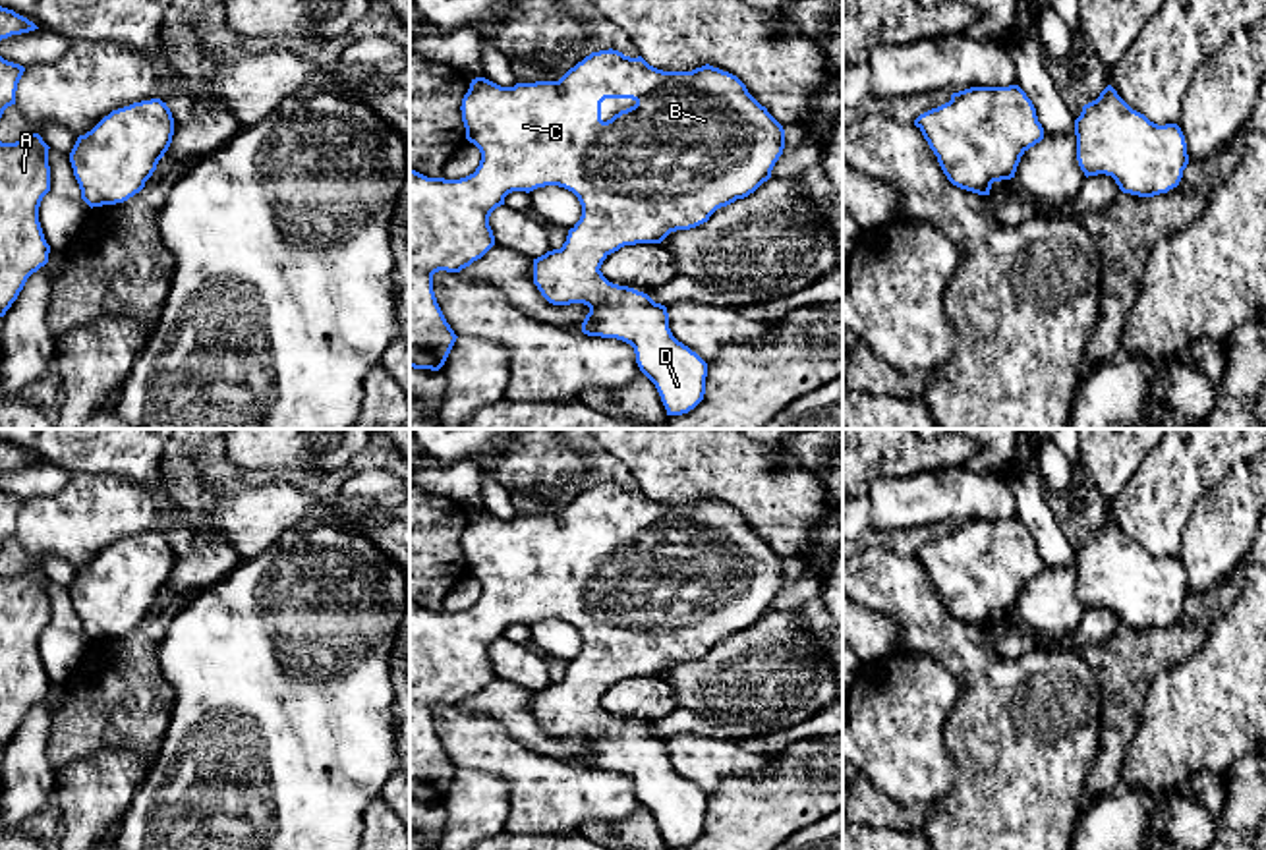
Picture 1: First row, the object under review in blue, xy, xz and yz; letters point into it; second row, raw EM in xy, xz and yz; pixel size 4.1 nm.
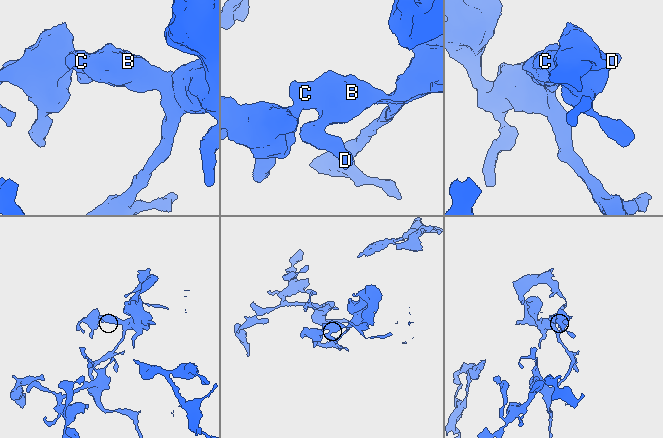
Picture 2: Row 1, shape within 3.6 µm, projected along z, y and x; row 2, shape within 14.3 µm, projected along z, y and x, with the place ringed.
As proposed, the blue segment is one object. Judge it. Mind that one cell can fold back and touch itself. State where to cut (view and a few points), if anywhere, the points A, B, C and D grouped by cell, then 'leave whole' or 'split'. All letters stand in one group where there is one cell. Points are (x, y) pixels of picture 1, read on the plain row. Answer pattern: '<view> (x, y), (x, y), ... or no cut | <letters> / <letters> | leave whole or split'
no cut | A B C D | leave whole

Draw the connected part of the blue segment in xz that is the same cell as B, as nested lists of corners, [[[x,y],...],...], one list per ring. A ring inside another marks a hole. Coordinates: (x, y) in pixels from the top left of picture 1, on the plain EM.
[[[613,481],[591,485],[559,514],[501,520],[485,510],[475,510],[460,543],[466,572],[481,585],[475,605],[460,612],[445,612],[427,610],[410,601],[410,800],[439,804],[458,771],[437,736],[433,707],[439,703],[460,705],[495,678],[489,649],[504,638],[508,626],[559,618],[578,630],[582,649],[568,663],[561,682],[533,692],[533,717],[553,738],[588,738],[590,746],[582,755],[584,767],[630,777],[640,804],[655,817],[667,848],[694,842],[705,827],[707,796],[673,769],[665,738],[655,736],[644,724],[609,715],[599,701],[611,686],[624,678],[661,676],[671,665],[696,661],[707,655],[717,641],[754,626],[771,610],[771,603],[783,587],[783,558],[729,504],[709,496],[692,504],[663,504],[642,489],[630,491]],[[605,531],[632,531],[636,537],[603,554],[601,535]]]

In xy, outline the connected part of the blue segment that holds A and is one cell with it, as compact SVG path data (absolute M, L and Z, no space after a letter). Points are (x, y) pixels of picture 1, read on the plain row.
M39 566L23 574L0 574L0 750L12 740L27 711L48 695L50 678L44 672L39 639L50 624L48 578Z

